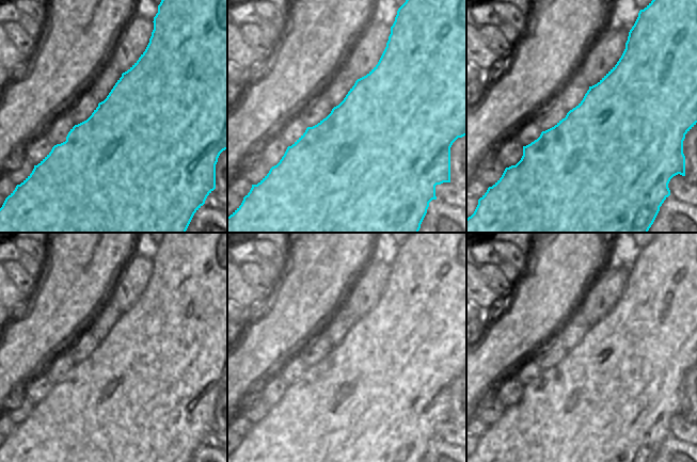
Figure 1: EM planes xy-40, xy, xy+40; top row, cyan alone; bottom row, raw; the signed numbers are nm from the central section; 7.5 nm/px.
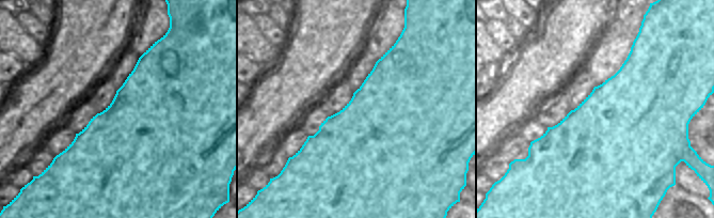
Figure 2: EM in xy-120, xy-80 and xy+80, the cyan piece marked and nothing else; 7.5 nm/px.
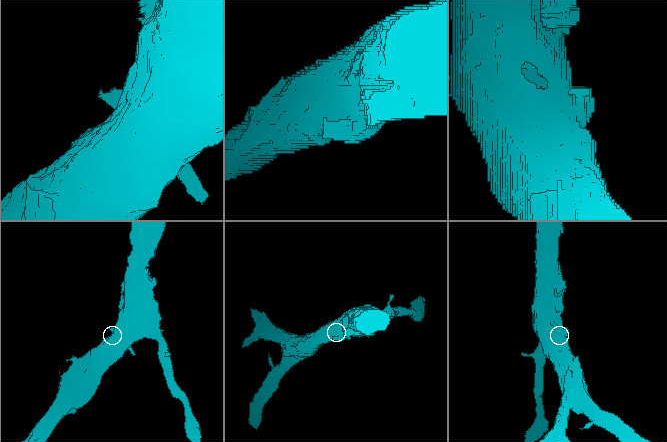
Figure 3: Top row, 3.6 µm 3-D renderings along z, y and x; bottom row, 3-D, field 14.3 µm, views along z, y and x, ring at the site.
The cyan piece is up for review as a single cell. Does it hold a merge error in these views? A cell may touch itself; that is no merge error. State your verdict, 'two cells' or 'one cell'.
two cells

